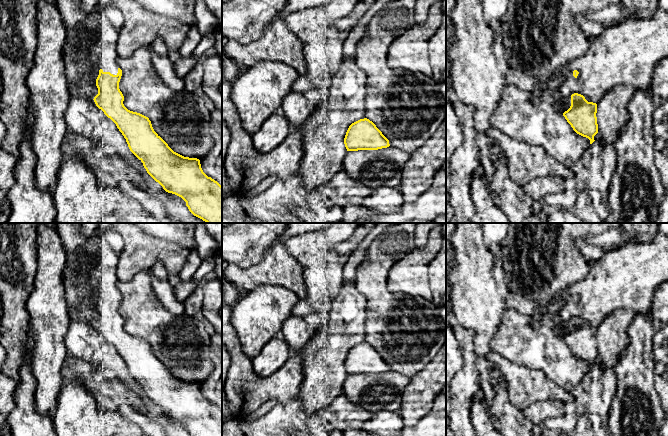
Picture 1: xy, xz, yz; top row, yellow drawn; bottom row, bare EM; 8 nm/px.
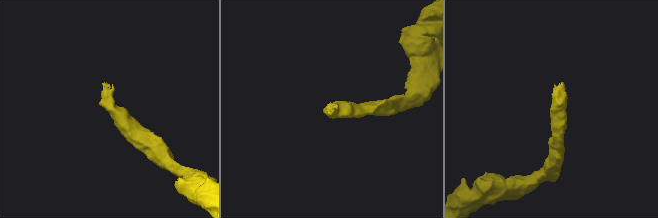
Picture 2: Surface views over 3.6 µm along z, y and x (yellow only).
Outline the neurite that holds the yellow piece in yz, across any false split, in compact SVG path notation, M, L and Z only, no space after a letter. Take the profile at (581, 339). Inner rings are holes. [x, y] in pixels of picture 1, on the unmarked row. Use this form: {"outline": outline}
{"outline": "M574 317L571 319L571 330L563 340L577 358L588 362L592 368L598 357L596 337L596 327L588 326L583 319Z"}

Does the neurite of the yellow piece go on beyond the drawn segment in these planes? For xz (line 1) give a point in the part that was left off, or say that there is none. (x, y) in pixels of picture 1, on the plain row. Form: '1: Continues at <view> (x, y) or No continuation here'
1: No continuation here

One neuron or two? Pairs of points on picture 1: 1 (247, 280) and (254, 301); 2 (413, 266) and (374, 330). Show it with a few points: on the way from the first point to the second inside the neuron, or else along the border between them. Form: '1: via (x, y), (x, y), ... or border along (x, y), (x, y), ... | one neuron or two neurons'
1: border along (274, 285), (261, 285), (243, 293) | two neurons
2: border along (388, 271), (387, 288), (390, 291), (419, 297) | two neurons

